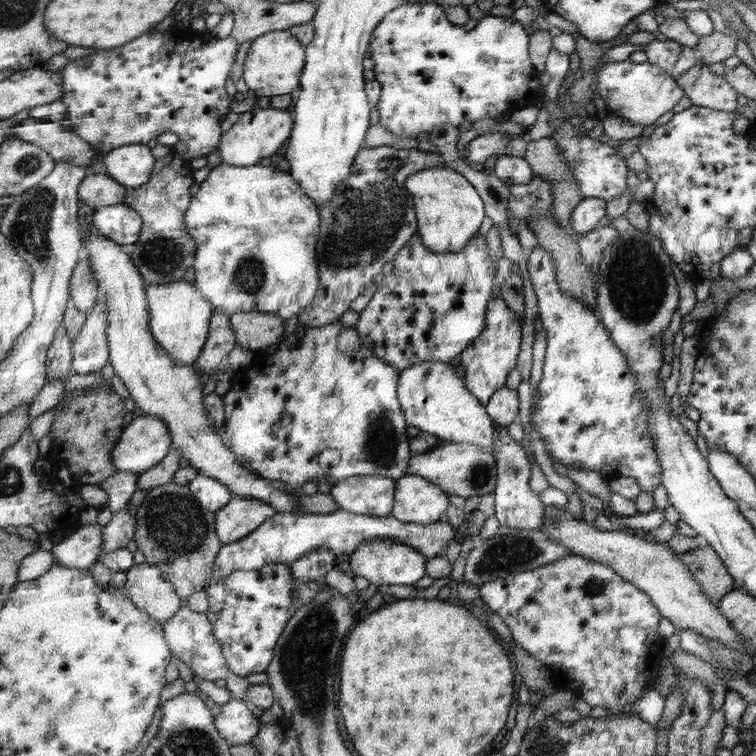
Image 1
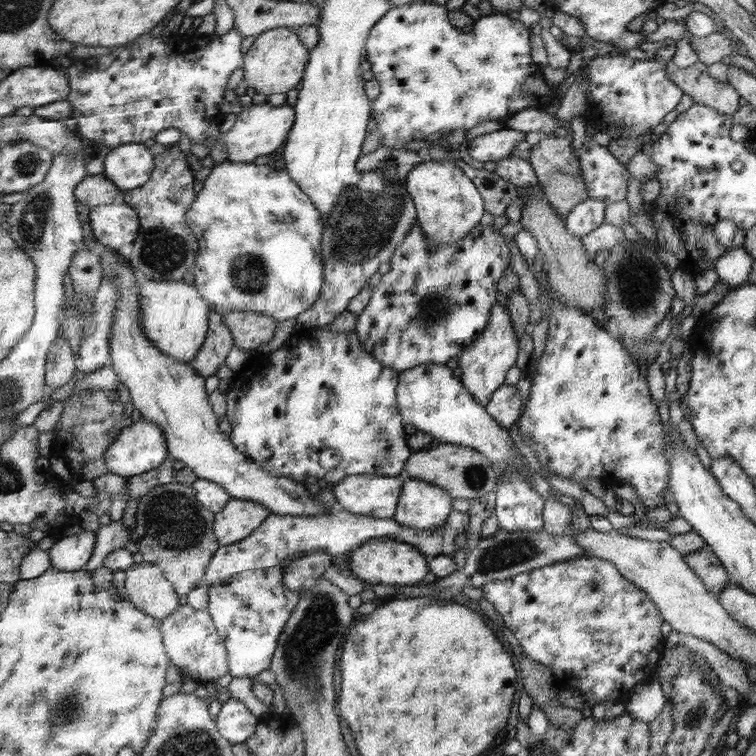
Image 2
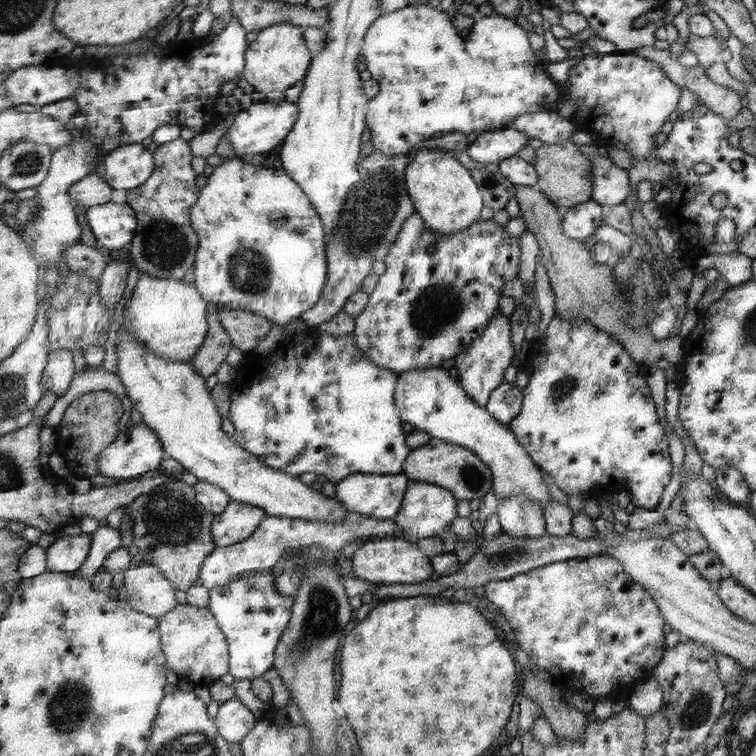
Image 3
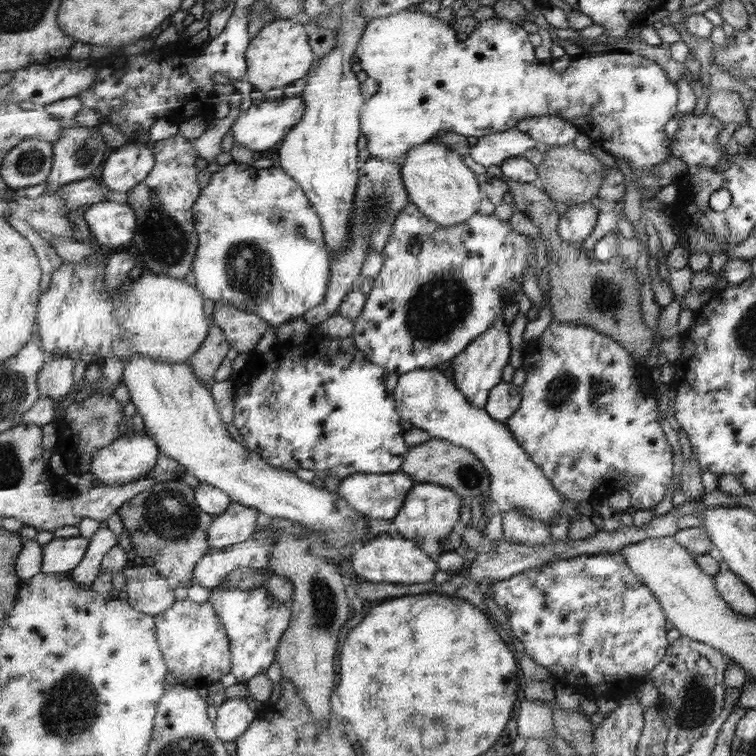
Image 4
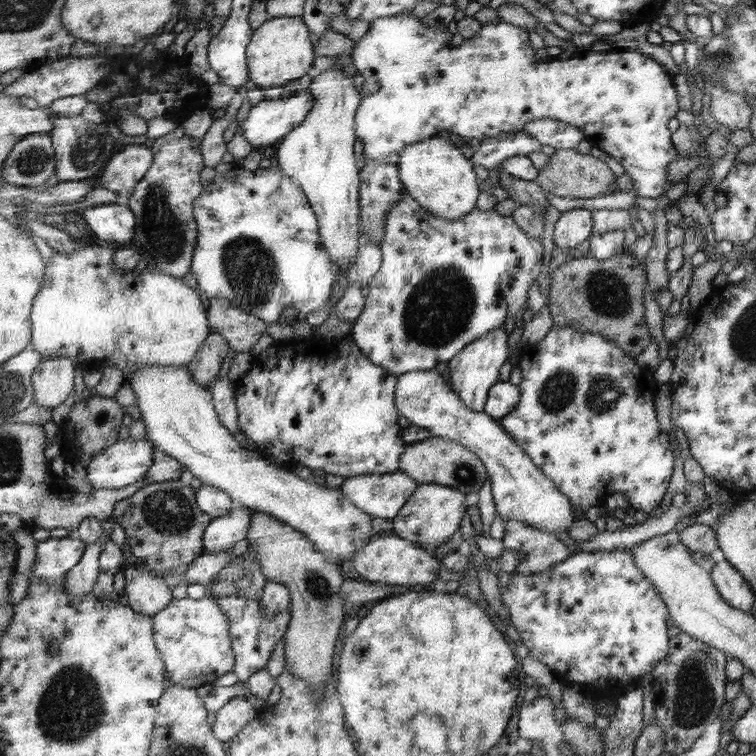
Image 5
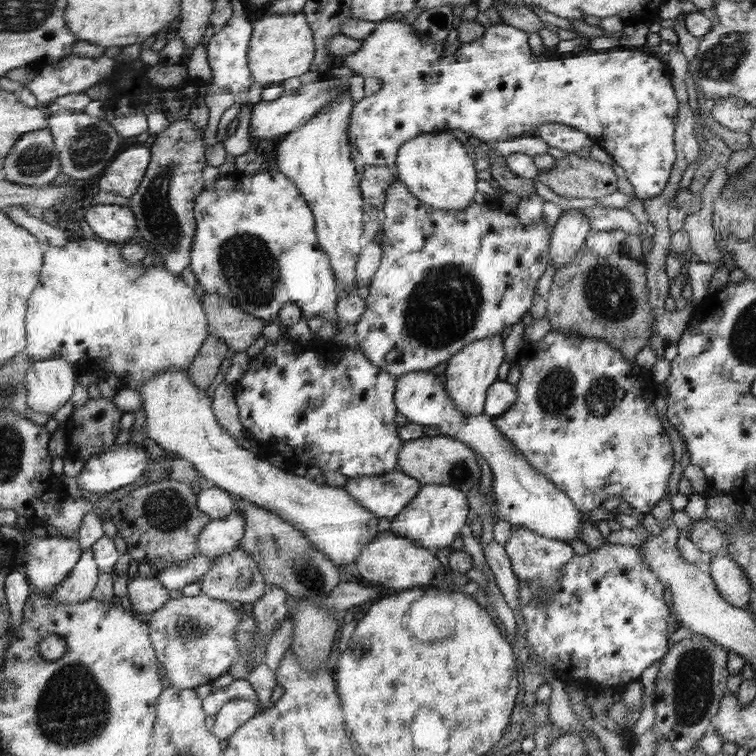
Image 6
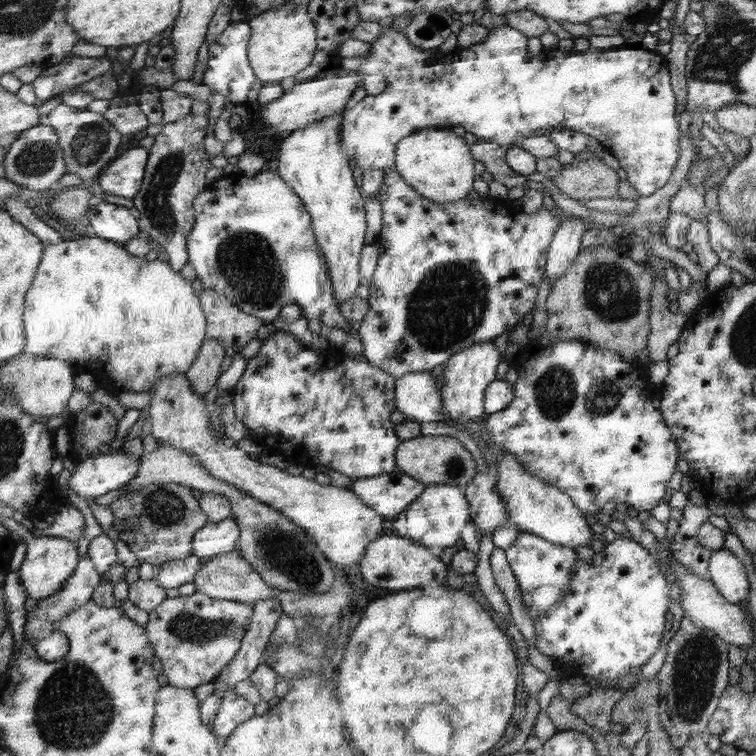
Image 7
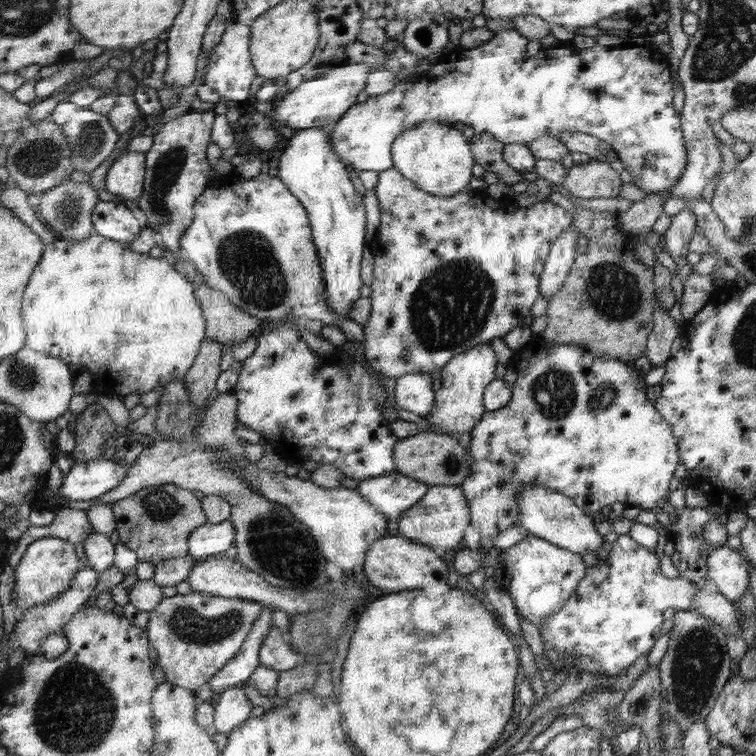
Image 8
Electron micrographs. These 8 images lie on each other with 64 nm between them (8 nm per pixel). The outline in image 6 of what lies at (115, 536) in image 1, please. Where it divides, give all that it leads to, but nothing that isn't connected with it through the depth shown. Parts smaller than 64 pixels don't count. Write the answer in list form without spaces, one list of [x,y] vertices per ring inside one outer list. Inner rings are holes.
[[[92,548],[81,555],[80,560],[68,575],[67,581],[60,583],[51,592],[51,598],[60,605],[86,602],[91,598],[92,591],[97,586],[100,576]]]

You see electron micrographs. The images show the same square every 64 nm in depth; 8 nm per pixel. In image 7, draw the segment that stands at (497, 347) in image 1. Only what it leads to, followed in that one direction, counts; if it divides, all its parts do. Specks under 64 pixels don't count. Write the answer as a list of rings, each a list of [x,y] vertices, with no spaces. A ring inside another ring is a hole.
[[[492,341],[480,342],[456,353],[446,364],[440,387],[445,418],[459,426],[467,426],[473,420],[486,417],[486,390],[496,380],[496,366],[500,364],[500,352],[496,346]]]

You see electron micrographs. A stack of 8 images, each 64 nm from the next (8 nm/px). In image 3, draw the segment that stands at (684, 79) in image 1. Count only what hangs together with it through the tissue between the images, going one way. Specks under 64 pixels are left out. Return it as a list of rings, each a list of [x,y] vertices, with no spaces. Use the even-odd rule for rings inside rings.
[[[639,46],[631,50],[635,55],[646,59],[656,59],[667,74],[667,78],[677,83],[680,87],[694,93],[710,111],[714,111],[722,118],[732,121],[742,111],[742,97],[738,93],[724,88],[710,81],[707,70],[700,67],[686,68],[678,62],[669,49],[658,49],[651,46]]]

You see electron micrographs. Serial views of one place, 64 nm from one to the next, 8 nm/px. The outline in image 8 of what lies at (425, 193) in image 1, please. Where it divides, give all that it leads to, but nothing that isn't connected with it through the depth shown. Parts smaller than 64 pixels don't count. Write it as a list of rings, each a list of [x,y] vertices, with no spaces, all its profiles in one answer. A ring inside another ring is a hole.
[[[422,122],[414,128],[408,128],[400,134],[400,138],[396,138],[395,144],[391,146],[393,167],[424,189],[424,192],[450,198],[464,192],[472,178],[470,172],[475,158],[472,158],[474,152],[470,152],[470,147],[471,144],[464,138],[464,134],[453,125]]]

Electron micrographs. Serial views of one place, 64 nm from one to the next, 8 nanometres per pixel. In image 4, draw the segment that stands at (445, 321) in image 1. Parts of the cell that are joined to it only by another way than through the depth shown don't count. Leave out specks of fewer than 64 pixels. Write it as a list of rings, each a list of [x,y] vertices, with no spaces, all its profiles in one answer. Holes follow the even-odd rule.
[[[412,202],[397,216],[392,223],[391,236],[388,237],[387,244],[384,245],[381,252],[383,265],[381,271],[373,278],[372,289],[367,295],[367,299],[360,313],[354,320],[353,333],[351,338],[355,340],[355,346],[358,347],[366,357],[378,366],[385,367],[388,371],[394,371],[396,374],[406,374],[418,369],[436,369],[439,364],[448,362],[467,349],[476,339],[480,338],[488,329],[491,328],[498,316],[502,316],[508,298],[514,296],[514,290],[520,288],[523,284],[526,272],[526,262],[532,258],[534,260],[534,250],[524,234],[512,229],[507,220],[501,220],[493,214],[484,215],[475,214],[466,222],[457,224],[453,227],[440,226],[436,221],[429,219],[422,211],[418,210]]]

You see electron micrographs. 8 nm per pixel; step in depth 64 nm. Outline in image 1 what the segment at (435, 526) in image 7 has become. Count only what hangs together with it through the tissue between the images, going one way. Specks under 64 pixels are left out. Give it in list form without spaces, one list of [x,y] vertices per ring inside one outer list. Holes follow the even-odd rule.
[[[405,473],[403,477],[398,479],[400,479],[400,502],[396,502],[396,514],[391,514],[392,517],[396,516],[396,520],[399,520],[400,522],[412,522],[414,524],[421,524],[422,526],[433,524],[442,518],[442,515],[448,508],[447,491],[444,491],[441,487],[436,486],[435,483],[428,482],[428,479],[416,476],[415,474]]]

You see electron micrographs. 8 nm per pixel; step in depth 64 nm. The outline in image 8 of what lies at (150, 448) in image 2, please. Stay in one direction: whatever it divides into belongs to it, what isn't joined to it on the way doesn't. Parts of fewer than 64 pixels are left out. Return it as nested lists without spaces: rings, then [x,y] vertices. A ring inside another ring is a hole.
[[[100,457],[80,464],[73,463],[70,471],[63,475],[59,496],[74,502],[102,497],[116,488],[126,473],[127,468],[114,459]]]

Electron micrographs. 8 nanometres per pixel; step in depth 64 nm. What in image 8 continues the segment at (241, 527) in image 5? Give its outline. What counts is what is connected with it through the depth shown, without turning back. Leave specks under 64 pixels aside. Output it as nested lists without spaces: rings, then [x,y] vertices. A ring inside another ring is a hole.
[[[229,519],[220,523],[204,523],[188,538],[188,555],[196,561],[220,558],[235,546],[235,526]]]

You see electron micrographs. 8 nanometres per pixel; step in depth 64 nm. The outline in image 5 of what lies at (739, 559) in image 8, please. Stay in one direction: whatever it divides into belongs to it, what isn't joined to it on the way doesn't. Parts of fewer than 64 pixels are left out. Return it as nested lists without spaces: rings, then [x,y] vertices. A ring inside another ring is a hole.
[[[728,560],[718,562],[710,574],[715,587],[728,604],[738,610],[751,612],[752,604],[754,604],[752,588],[738,573],[738,570],[732,564],[728,564]]]

